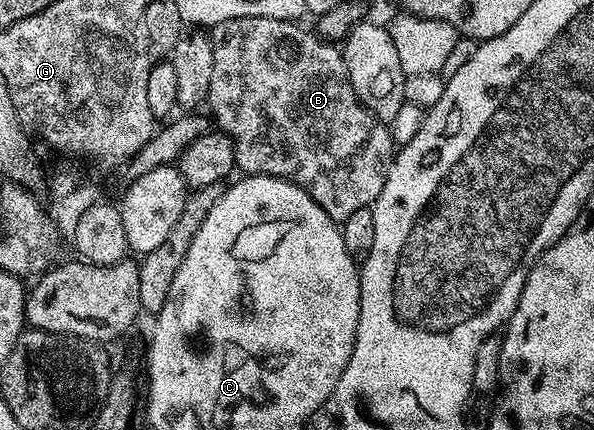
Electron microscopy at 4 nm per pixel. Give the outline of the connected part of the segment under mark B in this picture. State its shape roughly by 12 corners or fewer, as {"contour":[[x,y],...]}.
{"contour":[[298,21],[210,27],[214,125],[244,175],[342,224],[397,147],[338,45]]}

